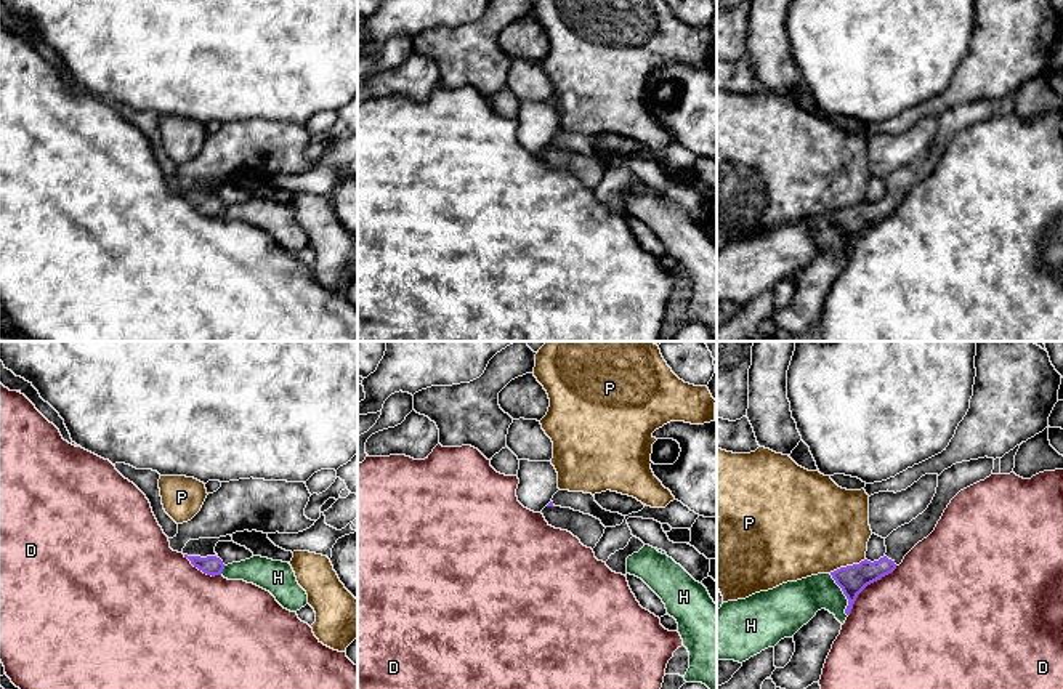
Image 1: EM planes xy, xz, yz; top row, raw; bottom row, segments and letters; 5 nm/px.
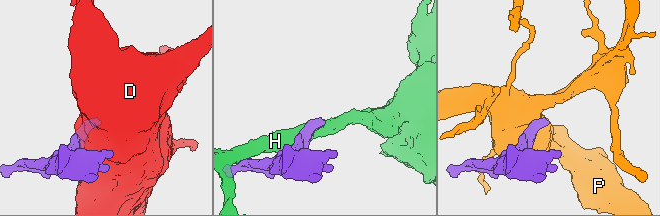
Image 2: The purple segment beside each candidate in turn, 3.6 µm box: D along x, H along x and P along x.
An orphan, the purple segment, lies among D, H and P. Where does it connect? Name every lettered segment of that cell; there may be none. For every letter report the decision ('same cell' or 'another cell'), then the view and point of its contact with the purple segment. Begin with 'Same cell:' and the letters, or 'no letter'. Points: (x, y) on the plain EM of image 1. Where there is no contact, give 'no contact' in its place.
Same cell: no letter
D: another cell; contact yz (866, 226)
H: another cell; contact yz (844, 234)
P: another cell; contact yz (847, 207)

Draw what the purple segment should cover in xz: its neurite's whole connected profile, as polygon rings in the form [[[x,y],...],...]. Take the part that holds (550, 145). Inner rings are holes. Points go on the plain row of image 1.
[[[553,143],[542,151],[542,155],[548,167],[571,173],[584,187],[592,191],[596,187],[606,170],[600,160],[571,149],[555,147]]]

